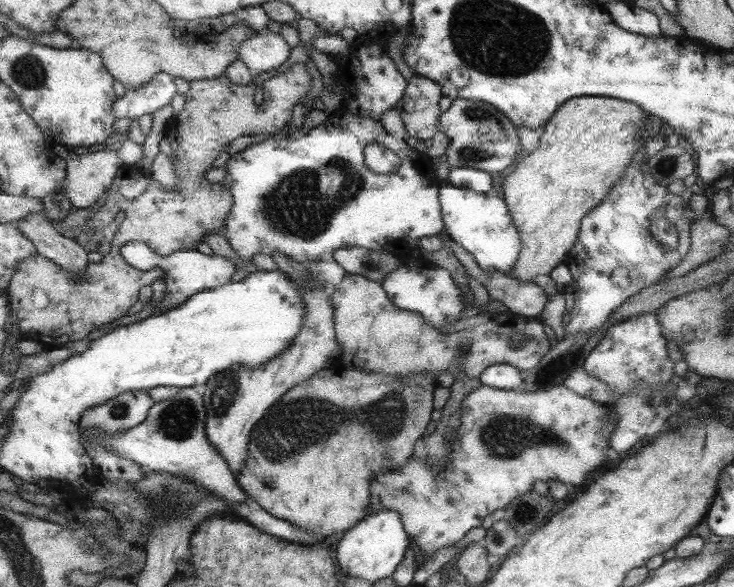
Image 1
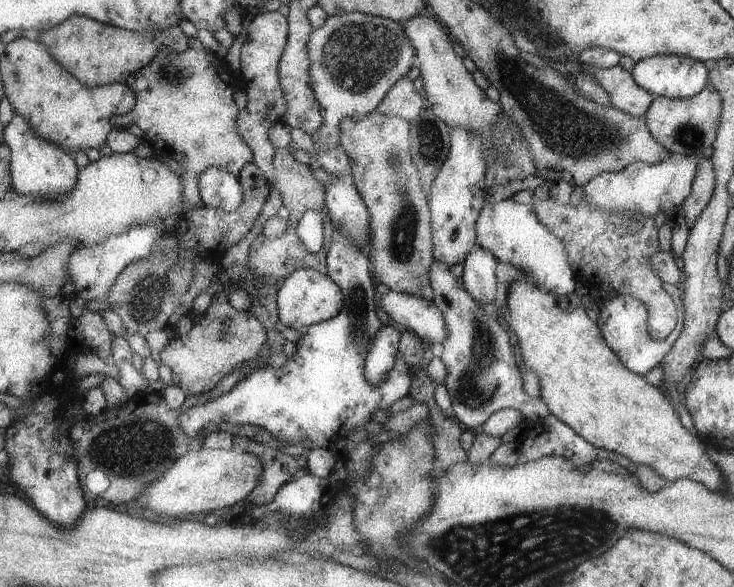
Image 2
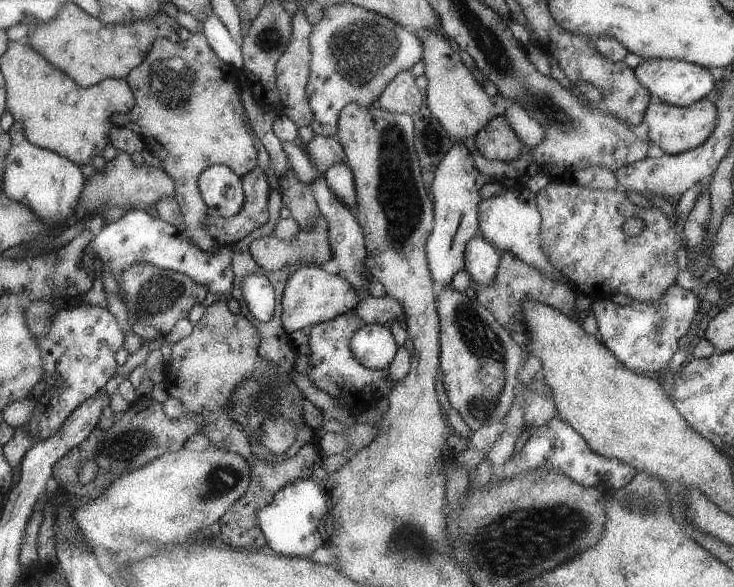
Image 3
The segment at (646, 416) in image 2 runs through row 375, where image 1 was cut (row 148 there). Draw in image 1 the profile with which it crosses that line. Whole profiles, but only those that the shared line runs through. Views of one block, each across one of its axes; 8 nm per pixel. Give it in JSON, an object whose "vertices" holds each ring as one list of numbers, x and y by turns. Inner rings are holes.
{"vertices":[[573,97,549,117,540,130,539,146,528,152,501,183,502,199,521,238,519,257,511,269,511,277,517,282,541,281,563,261,577,240,580,221,613,189,635,151,644,147,652,128,651,119,640,106,616,98]]}

